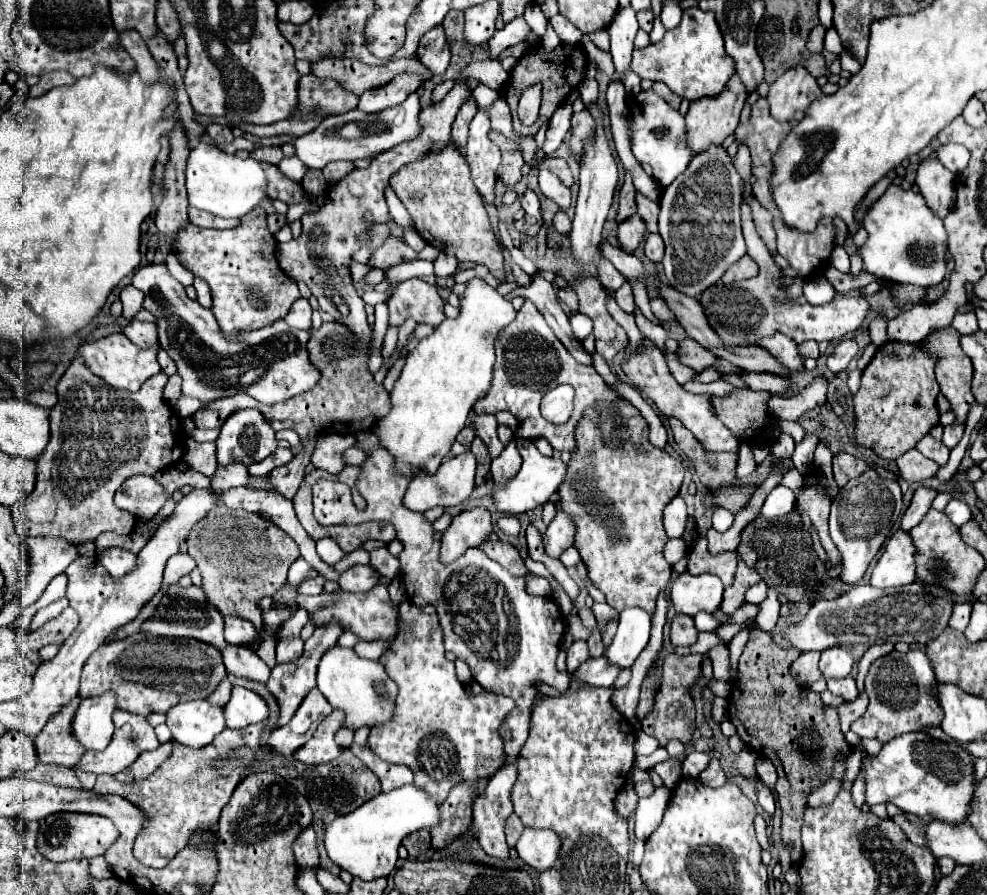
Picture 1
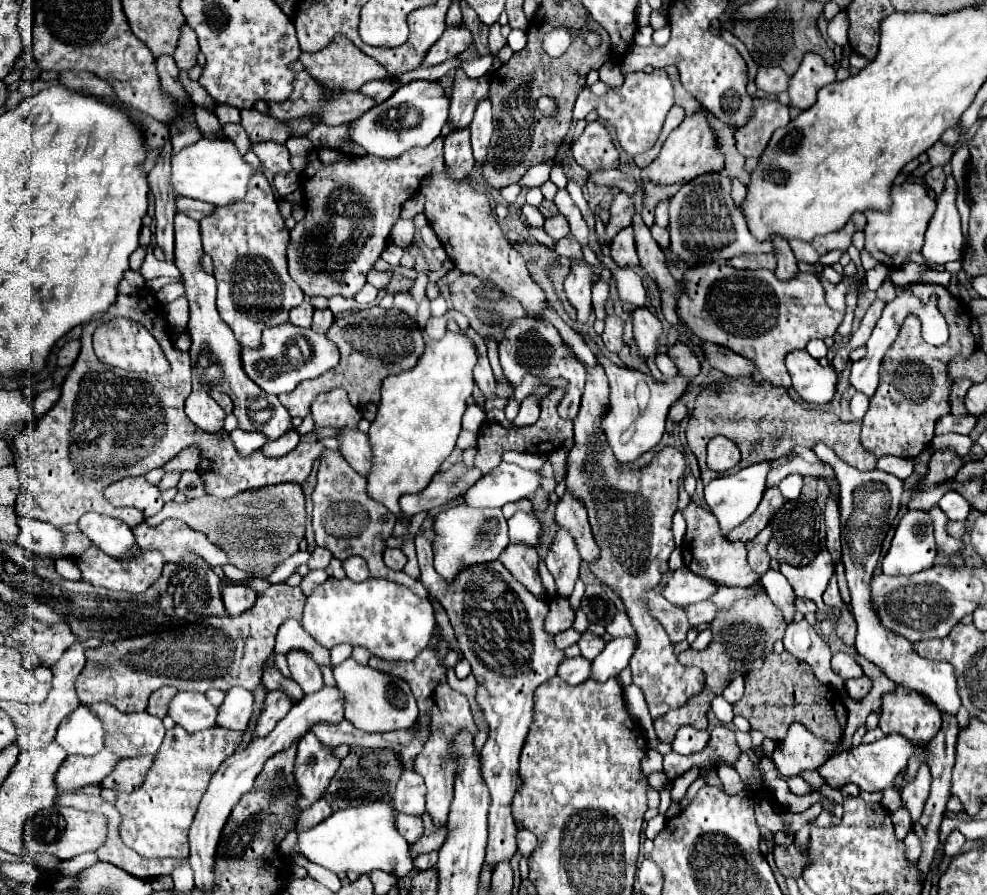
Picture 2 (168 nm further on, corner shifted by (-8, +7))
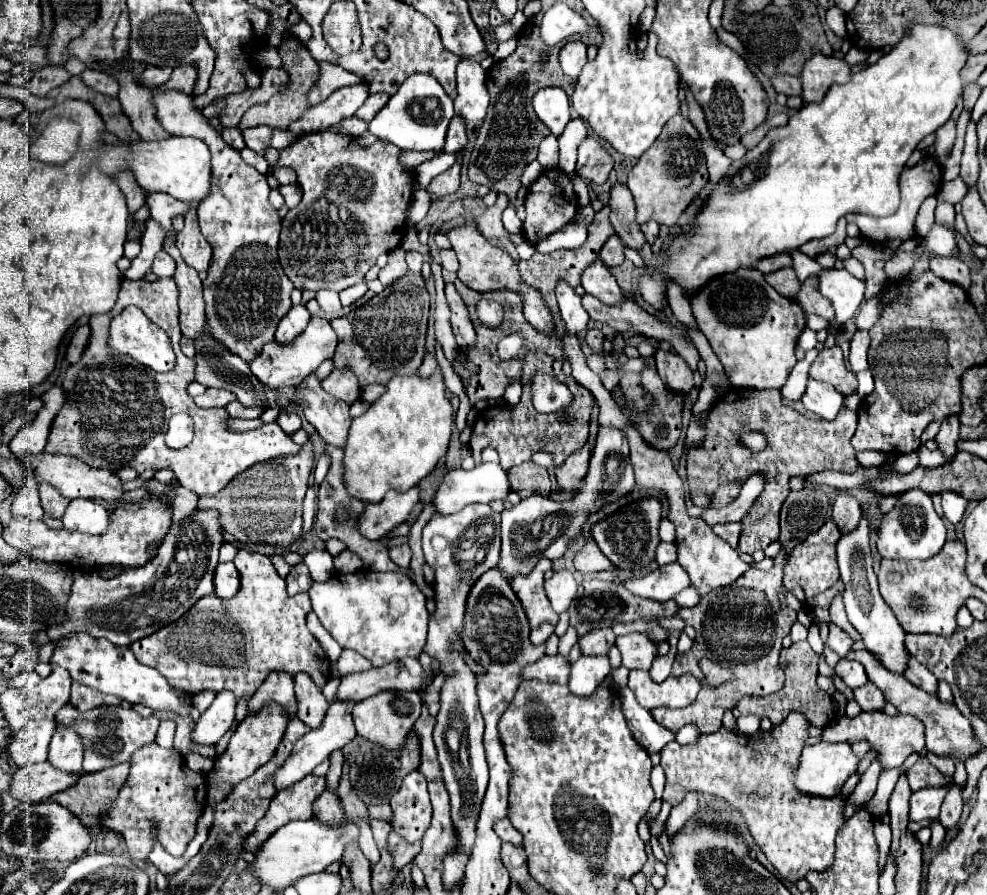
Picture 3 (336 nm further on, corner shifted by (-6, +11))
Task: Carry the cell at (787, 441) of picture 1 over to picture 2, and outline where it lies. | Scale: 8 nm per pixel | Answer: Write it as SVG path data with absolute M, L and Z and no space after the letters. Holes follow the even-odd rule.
M802 449L798 453L790 453L790 455L784 455L784 457L776 459L776 463L772 465L772 473L768 475L768 487L778 485L790 473L810 475L810 477L816 477L816 479L824 477L830 485L830 493L838 495L838 483L836 483L832 467L822 465L822 461L810 449Z

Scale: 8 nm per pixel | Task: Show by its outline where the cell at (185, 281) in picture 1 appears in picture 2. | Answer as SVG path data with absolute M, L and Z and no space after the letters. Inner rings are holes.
M148 247L148 253L146 253L146 259L140 267L140 273L146 281L150 279L156 279L156 277L172 277L172 279L180 279L181 273L176 269L174 263L166 263L166 261L158 261L154 255L152 255L152 249Z

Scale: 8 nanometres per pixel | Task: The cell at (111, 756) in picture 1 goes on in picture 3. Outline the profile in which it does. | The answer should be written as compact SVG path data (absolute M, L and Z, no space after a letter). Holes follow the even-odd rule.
M48 761L32 767L22 767L14 773L10 781L8 793L22 803L38 803L48 799L50 795L68 789L78 781L78 775L66 777L66 773L58 773Z

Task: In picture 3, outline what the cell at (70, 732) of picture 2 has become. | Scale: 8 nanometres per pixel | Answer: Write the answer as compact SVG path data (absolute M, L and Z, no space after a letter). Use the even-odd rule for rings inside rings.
M58 727L50 741L48 763L64 773L82 773L82 741L66 727Z

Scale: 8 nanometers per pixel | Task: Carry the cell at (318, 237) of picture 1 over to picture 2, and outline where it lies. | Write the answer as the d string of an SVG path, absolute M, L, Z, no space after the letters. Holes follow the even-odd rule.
M436 137L428 147L412 147L408 153L402 153L394 159L382 159L374 155L346 155L342 151L334 149L314 149L308 155L308 167L302 173L302 189L306 195L306 223L310 231L316 225L322 225L320 221L326 219L330 225L328 231L318 231L316 235L304 235L300 239L290 239L288 243L288 271L290 277L302 287L302 291L310 297L322 295L322 297L346 297L354 299L354 295L366 285L366 275L372 269L372 265L378 261L380 253L386 247L386 241L390 237L390 229L396 223L402 205L406 199L410 199L420 181L428 173L438 173L444 169L444 139Z

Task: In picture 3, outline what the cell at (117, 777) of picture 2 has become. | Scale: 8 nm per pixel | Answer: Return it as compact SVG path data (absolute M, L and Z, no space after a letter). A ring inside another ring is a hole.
M124 763L124 765L116 765L116 767L110 767L110 769L96 771L96 773L82 773L82 775L78 777L78 781L76 781L72 787L68 787L66 791L60 791L60 793L56 793L56 795L52 795L52 797L50 797L50 799L54 799L56 803L64 805L68 811L72 811L72 813L80 819L80 823L82 823L82 825L86 825L88 829L98 827L98 829L104 833L102 847L104 847L106 851L114 851L114 849L120 845L122 835L120 835L120 833L116 833L116 831L106 829L106 827L102 825L102 815L104 815L104 811L106 811L106 809L110 809L110 807L112 807L112 803L116 801L116 797L118 797L116 793L118 793L118 789L124 785L128 769L130 769L130 765L128 765L128 763Z

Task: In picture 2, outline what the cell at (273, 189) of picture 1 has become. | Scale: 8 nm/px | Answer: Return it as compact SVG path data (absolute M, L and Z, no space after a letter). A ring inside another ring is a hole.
M260 143L260 145L252 145L252 151L258 155L262 169L270 171L270 173L290 173L292 171L292 163L290 163L290 153L284 145L276 145L276 143Z

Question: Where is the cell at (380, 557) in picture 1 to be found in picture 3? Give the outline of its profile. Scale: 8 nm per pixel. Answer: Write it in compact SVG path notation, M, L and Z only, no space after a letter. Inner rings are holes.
M408 545L394 547L394 549L390 549L390 559L392 559L392 561L398 565L398 567L408 569L410 559L412 559L412 551L410 551L410 547L408 547Z

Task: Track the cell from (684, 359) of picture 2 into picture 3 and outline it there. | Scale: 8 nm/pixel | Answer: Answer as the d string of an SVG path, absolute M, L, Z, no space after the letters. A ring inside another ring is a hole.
M658 349L654 353L654 359L656 359L656 365L658 365L658 375L662 377L664 385L670 391L688 393L694 387L694 375L680 355Z

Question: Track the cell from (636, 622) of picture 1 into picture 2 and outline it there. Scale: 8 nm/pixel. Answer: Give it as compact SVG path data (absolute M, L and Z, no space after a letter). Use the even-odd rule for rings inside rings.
M616 637L606 643L604 651L592 661L592 679L606 681L608 677L616 677L628 665L636 647L636 637Z

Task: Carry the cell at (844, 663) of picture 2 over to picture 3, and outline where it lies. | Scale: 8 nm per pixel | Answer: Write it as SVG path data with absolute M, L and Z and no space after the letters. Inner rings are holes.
M840 659L836 665L836 673L838 677L850 687L850 689L858 689L862 685L868 683L866 671L862 669L862 665L858 661L848 661L848 659Z

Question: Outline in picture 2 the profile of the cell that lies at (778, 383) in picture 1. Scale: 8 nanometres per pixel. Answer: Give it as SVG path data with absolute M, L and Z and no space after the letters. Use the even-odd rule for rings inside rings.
M704 343L702 347L704 347L704 353L710 357L710 363L714 369L718 369L730 377L736 377L736 379L752 377L752 371L756 369L756 365L750 359L740 357L732 349L716 345L716 343Z

